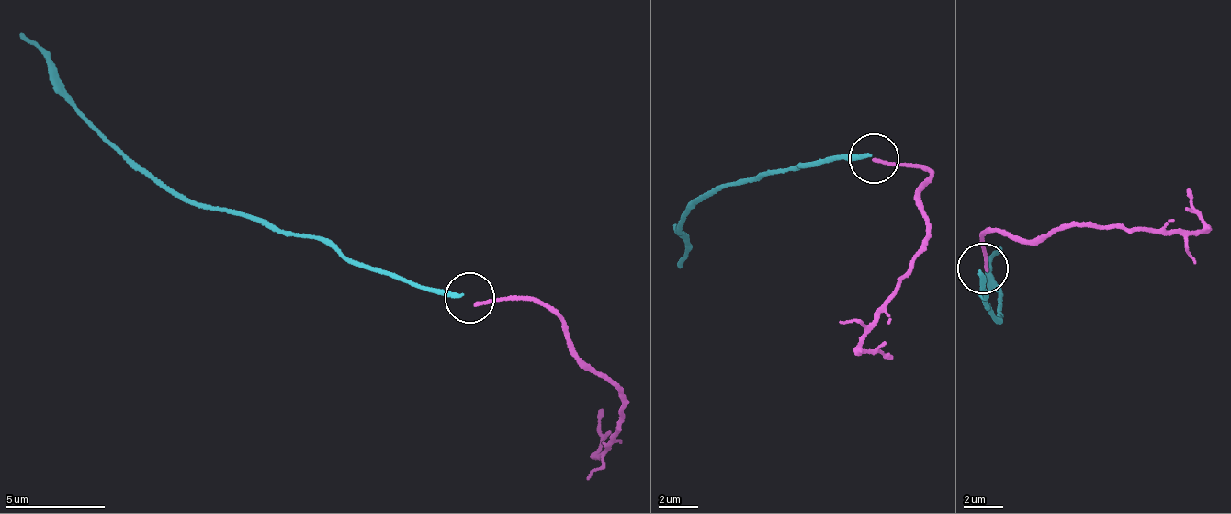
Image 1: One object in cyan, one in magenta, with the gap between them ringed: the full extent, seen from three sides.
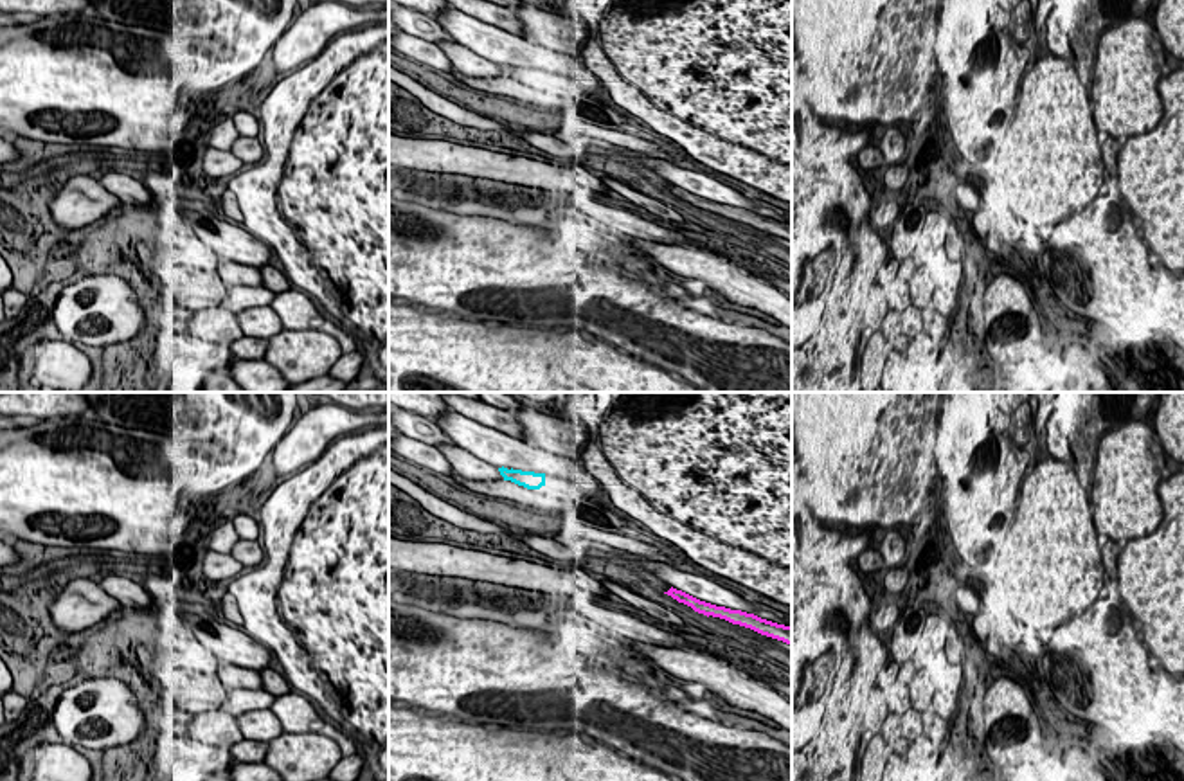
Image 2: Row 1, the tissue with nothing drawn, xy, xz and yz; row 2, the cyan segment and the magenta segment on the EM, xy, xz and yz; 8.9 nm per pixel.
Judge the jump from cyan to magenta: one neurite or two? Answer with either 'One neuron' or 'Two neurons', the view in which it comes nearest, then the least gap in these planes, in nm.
Two neurons. Closest in xz. Distance 1450 nm

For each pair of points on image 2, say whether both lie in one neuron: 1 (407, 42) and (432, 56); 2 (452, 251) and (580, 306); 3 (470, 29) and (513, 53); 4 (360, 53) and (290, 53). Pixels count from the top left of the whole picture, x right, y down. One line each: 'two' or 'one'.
1: one
2: one
3: one
4: two

